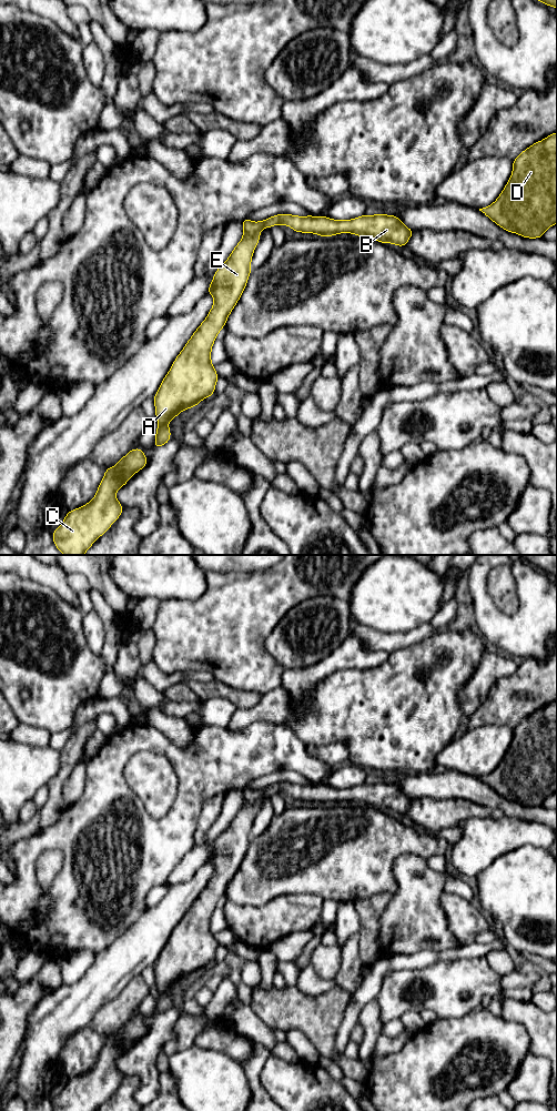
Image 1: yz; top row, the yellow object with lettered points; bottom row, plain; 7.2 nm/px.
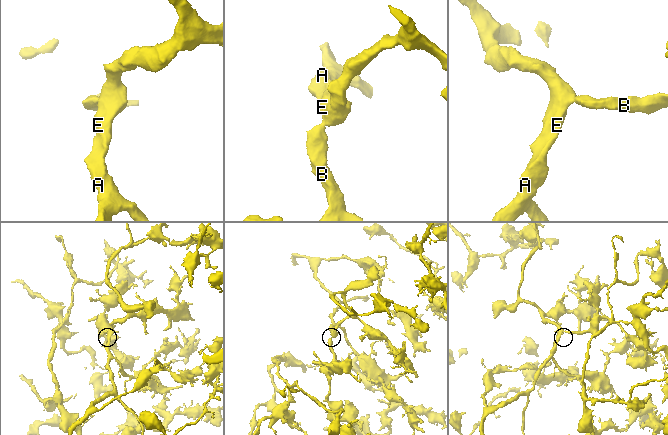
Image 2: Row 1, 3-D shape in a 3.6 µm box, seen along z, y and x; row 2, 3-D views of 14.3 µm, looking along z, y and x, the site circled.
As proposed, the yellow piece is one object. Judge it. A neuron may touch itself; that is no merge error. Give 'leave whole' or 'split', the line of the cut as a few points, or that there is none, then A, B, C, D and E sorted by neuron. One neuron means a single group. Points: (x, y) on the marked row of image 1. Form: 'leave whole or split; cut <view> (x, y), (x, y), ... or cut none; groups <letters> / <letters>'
leave whole; cut none; groups A B C D E

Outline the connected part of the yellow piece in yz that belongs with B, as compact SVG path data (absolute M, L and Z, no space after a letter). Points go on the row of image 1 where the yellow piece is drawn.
M282 213L259 222L251 222L246 216L242 223L242 240L216 270L207 289L206 293L214 297L211 311L175 357L153 397L159 423L154 448L170 441L171 431L168 423L173 417L214 395L219 375L211 363L211 350L217 333L224 327L246 286L253 252L264 228L272 228L278 223L291 226L294 232L314 233L320 236L352 233L397 246L405 246L415 231L405 226L396 215L386 214L364 214L352 220L338 221L323 215L297 216Z

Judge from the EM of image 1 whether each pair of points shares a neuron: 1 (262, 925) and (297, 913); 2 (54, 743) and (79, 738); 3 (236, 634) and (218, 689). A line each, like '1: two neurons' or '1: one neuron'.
1: one neuron
2: two neurons
3: two neurons

